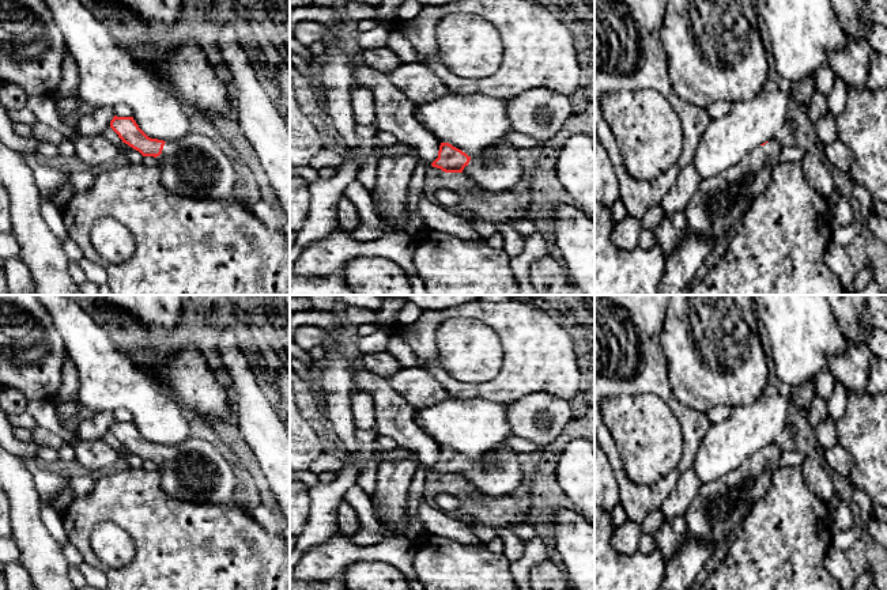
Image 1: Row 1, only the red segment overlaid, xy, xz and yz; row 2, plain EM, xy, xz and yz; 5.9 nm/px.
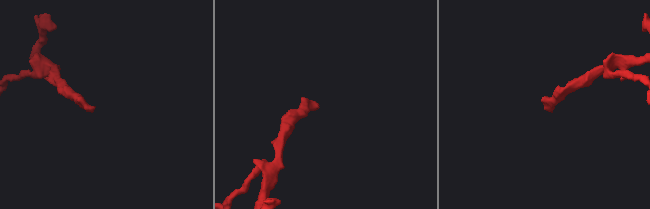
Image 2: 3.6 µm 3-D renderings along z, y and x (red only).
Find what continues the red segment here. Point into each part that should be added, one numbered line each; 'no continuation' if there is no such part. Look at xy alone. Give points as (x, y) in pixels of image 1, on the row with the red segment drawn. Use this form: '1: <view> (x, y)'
1: xy (195, 166)

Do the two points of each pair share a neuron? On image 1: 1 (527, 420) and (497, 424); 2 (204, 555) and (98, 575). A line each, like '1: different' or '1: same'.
1: different
2: different

